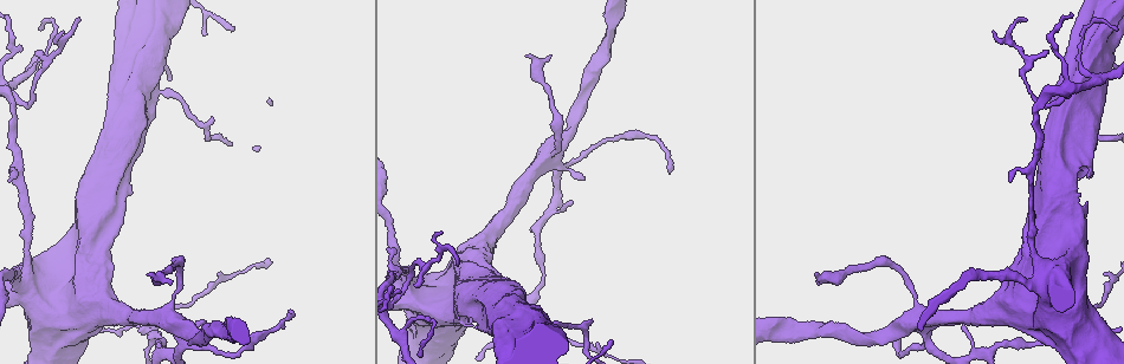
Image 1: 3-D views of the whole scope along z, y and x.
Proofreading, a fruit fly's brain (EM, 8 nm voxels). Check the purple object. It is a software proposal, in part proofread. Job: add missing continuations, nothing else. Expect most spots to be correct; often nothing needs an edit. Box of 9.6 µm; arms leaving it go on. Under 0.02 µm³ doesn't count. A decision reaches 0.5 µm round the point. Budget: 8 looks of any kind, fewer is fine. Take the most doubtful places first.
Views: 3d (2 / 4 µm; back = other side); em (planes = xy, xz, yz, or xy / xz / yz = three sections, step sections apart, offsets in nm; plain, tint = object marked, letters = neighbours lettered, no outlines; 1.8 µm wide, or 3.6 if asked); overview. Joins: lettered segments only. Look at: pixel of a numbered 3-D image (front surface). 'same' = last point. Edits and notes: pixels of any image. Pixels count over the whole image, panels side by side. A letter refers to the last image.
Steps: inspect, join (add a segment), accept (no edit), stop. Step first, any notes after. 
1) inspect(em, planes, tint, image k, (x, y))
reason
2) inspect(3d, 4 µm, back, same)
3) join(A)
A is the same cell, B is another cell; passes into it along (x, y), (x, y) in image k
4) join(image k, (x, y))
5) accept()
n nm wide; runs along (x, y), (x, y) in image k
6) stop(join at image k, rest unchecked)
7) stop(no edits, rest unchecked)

inspect(em, 3.6 µm, xy, step 16, letters, image 1, (550, 54))
end of a long branch

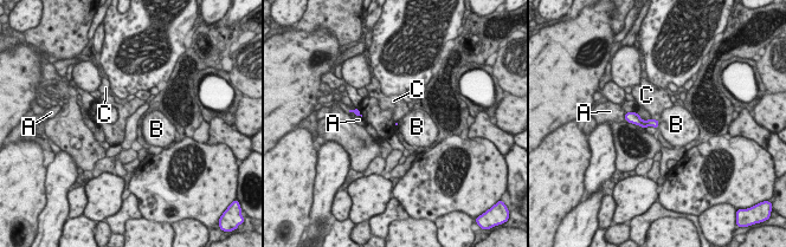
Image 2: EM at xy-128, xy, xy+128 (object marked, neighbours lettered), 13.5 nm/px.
accept()
A, B and C are other cells; border along (657, 121), (658, 128) in image 2; none of them fits

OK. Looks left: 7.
inspect(3d, 2 µm, image 1, (991, 31))

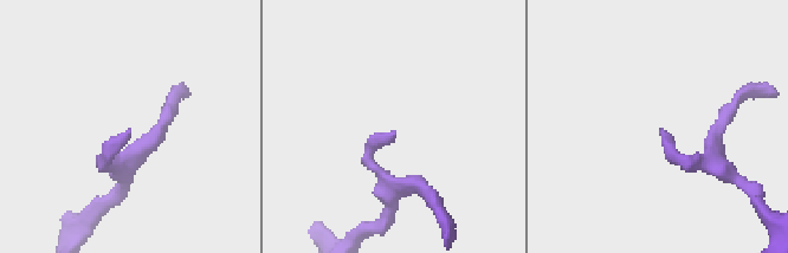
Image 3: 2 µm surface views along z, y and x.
inspect(em, planes, tint, image 3, (130, 130))

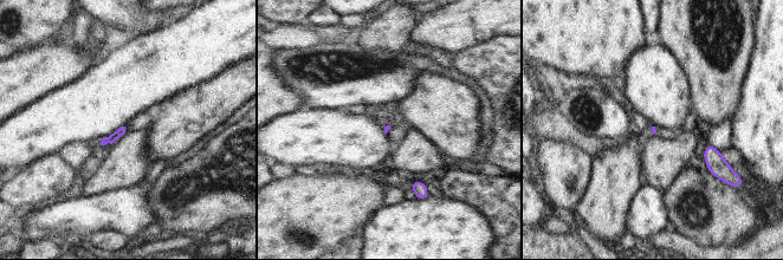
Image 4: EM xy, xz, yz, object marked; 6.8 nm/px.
inspect(em, planes, letters, same)

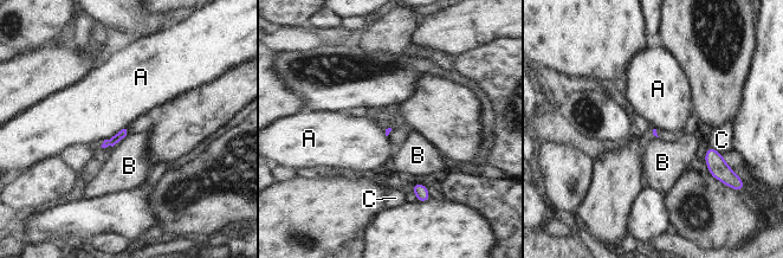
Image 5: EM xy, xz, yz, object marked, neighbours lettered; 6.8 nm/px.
accept()
A, B and C are other cells; no lettered segment goes on from it

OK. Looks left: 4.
inspect(em, planes, plain, image 1, (613, 340))
thin end

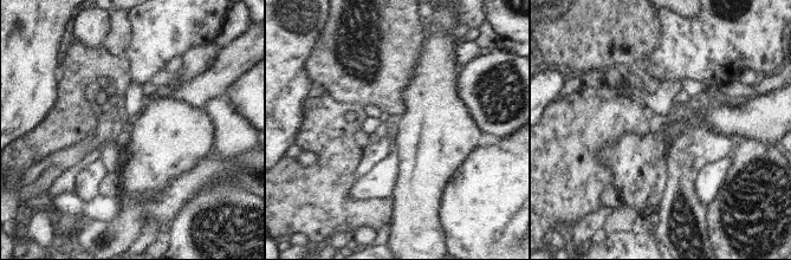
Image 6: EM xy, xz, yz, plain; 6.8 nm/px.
inspect(em, planes, tint, same)
with the object marked

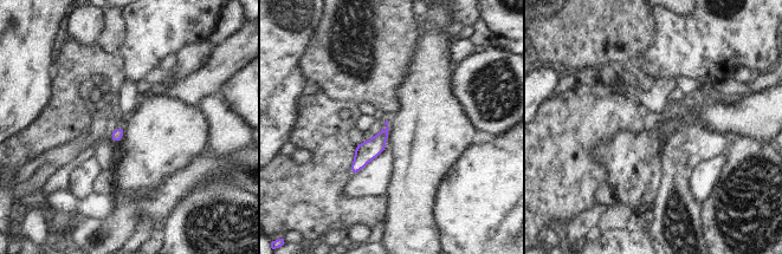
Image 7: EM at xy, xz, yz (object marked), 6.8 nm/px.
inspect(em, planes, letters, same)

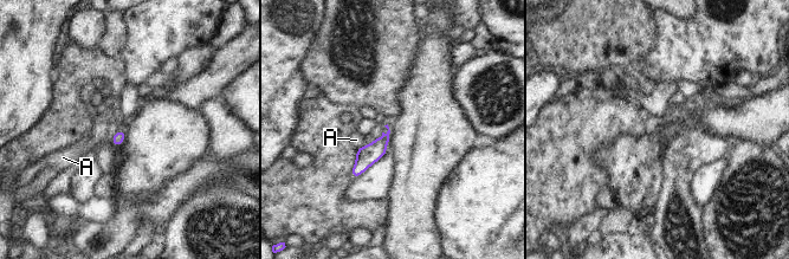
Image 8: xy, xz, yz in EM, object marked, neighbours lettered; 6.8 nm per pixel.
accept()
A touches over 60 nm; A is another cell; border along (364, 146), (357, 148) in image 8; no lettered segment goes on from it

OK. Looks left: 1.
stop(no edits, rest unchecked)

